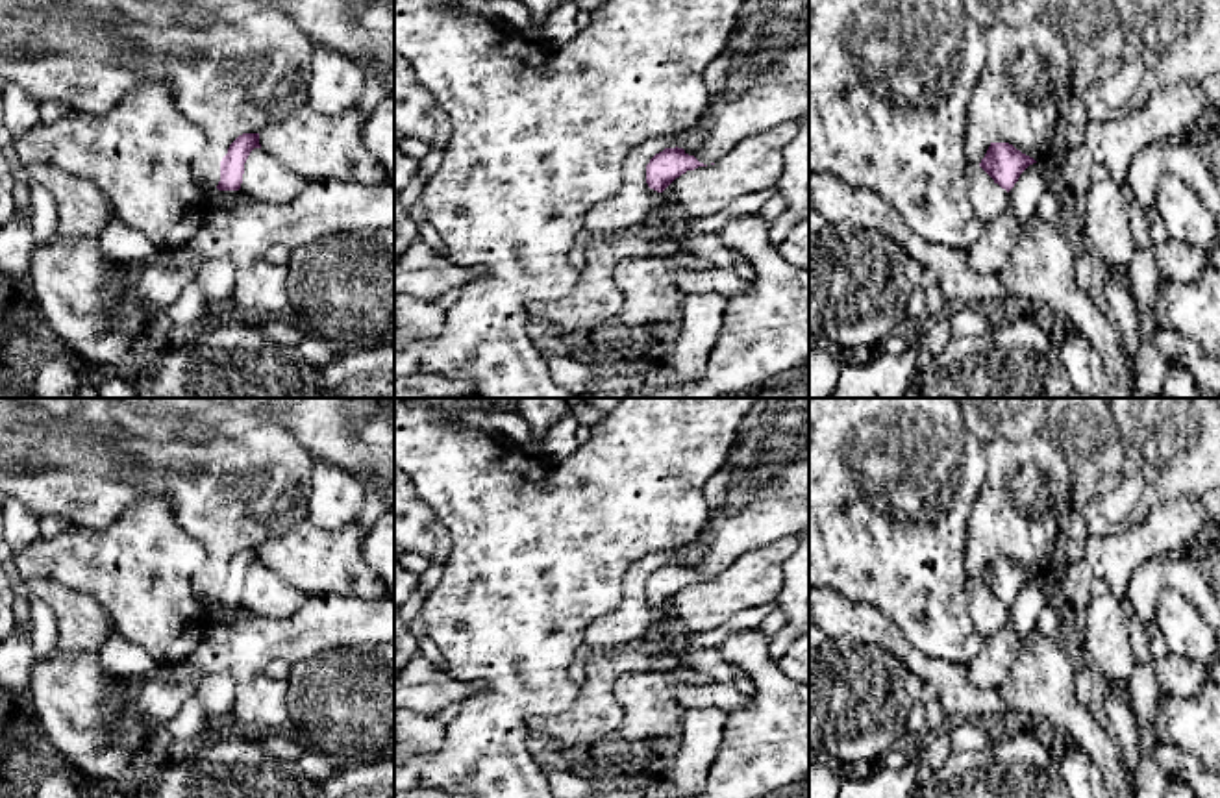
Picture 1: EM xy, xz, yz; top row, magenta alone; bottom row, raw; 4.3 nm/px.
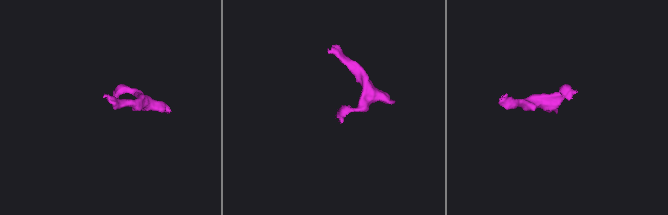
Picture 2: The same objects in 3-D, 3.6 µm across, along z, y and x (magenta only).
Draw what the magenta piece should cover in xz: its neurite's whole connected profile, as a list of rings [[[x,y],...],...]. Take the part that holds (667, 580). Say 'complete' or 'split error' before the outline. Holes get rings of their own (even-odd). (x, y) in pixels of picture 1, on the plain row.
complete; [[[665,563],[646,580],[646,598],[650,604],[663,607],[676,592],[698,581],[707,580],[689,570],[683,563]]]

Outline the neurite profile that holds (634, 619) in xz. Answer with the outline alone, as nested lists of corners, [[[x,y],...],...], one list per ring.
[[[681,548],[659,550],[639,557],[622,578],[622,592],[616,607],[591,624],[585,644],[591,652],[609,652],[631,646],[637,641],[657,635],[665,620],[663,607],[646,598],[646,580],[665,563],[676,563]]]

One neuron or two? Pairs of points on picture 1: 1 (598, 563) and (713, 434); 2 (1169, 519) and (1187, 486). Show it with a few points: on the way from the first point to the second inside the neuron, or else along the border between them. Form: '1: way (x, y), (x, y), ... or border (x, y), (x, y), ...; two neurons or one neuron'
1: way (615, 532), (682, 465); one neuron
2: border (1195, 497), (1174, 497), (1152, 508); two neurons

